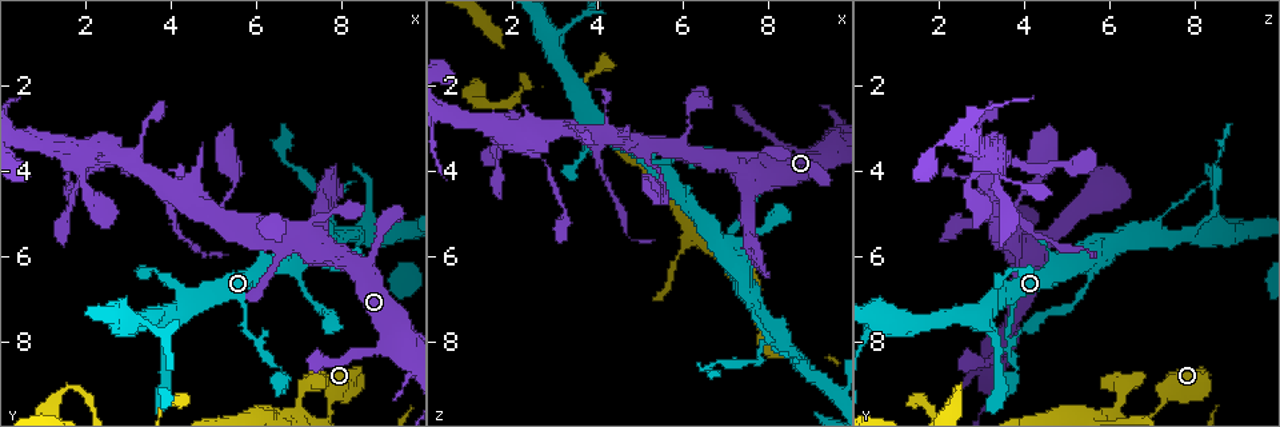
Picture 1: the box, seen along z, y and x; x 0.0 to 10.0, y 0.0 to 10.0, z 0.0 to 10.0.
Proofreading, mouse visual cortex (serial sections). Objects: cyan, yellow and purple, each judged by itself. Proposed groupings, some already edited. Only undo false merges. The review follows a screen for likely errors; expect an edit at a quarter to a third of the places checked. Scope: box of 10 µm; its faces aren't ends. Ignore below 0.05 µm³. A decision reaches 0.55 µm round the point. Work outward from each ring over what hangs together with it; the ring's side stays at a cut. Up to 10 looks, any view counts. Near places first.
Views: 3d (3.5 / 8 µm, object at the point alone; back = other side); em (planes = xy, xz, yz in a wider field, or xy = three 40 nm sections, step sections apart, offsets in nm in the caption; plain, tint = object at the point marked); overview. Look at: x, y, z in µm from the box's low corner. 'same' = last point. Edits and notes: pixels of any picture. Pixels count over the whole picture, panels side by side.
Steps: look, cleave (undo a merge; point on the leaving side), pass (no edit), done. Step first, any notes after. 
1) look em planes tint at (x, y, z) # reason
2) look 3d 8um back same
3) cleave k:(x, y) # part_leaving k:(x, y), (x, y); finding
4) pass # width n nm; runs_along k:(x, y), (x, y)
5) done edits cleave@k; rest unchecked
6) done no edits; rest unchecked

look 3d 8um at (4.30, 4.65, 3.25) # side arm on a straight run

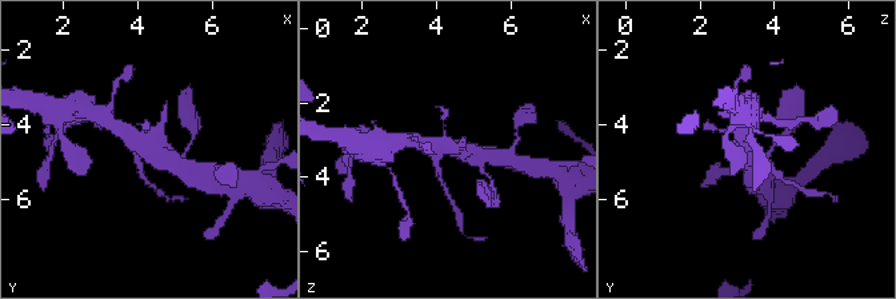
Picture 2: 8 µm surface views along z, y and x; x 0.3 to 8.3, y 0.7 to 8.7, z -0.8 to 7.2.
look 3d 3.5um same # zoom in

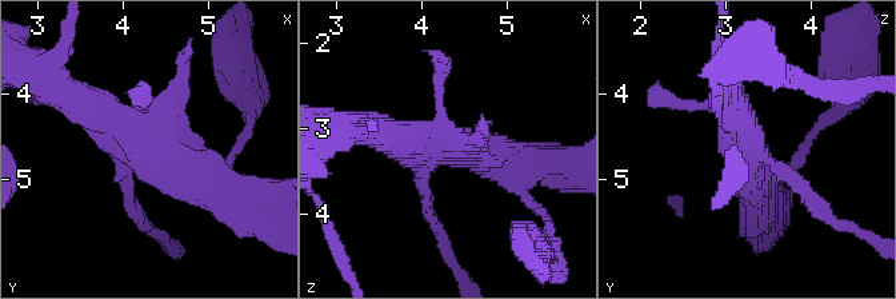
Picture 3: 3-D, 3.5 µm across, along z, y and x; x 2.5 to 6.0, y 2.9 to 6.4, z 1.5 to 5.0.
pass # continuous, no second cell

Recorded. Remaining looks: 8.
look 3d 3.5um at (4.00, 7.35, 3.05) # four arms meet

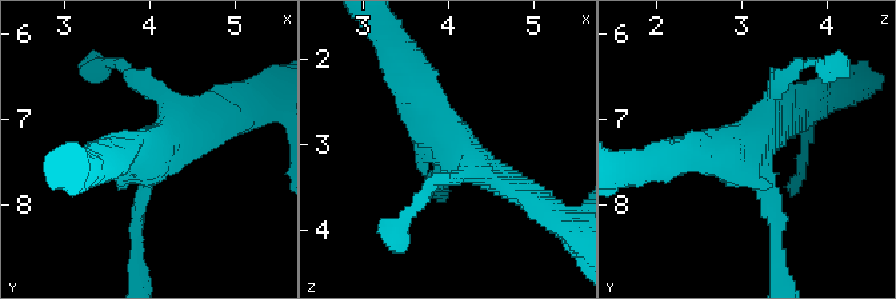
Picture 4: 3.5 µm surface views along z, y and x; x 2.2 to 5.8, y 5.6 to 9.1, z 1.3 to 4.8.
look em xy step 2 tint at (4.05, 7.40, 3.00)

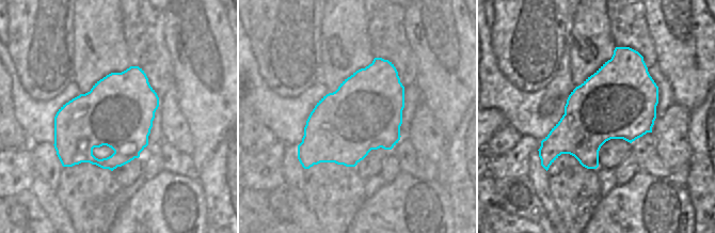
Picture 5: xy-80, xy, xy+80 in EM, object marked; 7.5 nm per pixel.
pass # runs_along 4:(518, 191), (452, 143), (407, 71); one cell here

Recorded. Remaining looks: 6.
look 3d 3.5um at (8.05, 5.45, 7.85) # three-way junction

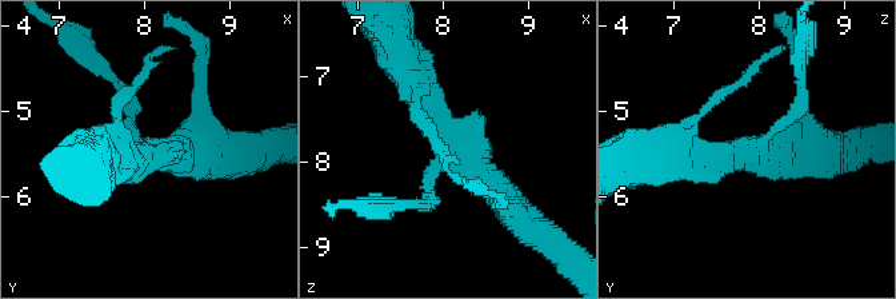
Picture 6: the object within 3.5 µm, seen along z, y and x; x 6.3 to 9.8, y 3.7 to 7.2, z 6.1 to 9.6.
look em xy step 2 tint at (8.10, 5.50, 7.80) # arms 3; arm_widths 150, 400, 400 nm

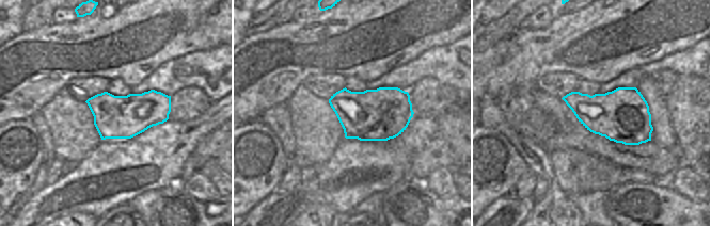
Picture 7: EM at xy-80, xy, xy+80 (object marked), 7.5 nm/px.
cleave 6:(428, 196) # part_leaving 6:(435, 171), (427, 204), (374, 208); two cells meet here

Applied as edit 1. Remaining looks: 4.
look overview # redraw

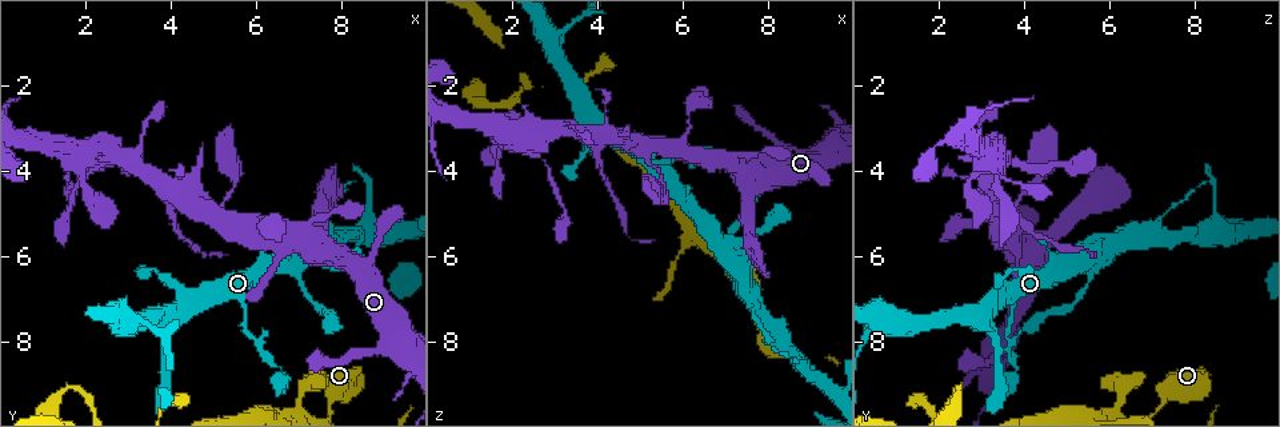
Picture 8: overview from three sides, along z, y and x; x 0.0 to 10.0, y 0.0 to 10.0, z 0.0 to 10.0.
look 3d 3.5um at (7.25, 8.95, 6.35) # thin neck

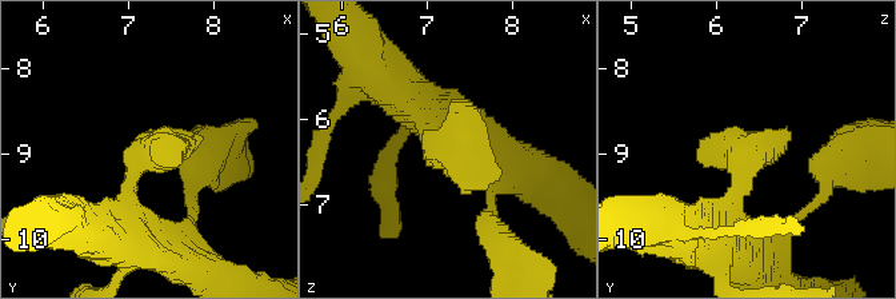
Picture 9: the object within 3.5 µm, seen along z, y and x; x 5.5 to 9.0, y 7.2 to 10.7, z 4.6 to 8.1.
look em xy step 2 tint at (7.25, 9.05, 6.35) # now the EM

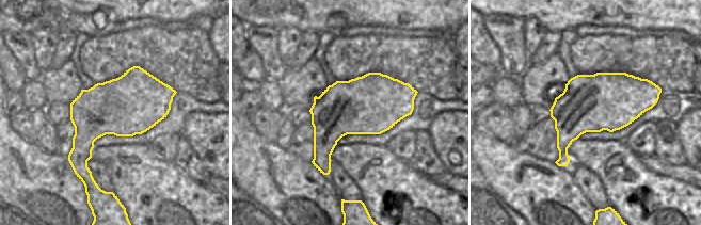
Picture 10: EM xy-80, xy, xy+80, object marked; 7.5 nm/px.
pass # one cell here

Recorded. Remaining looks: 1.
done edits cleave@6; rest unchecked

